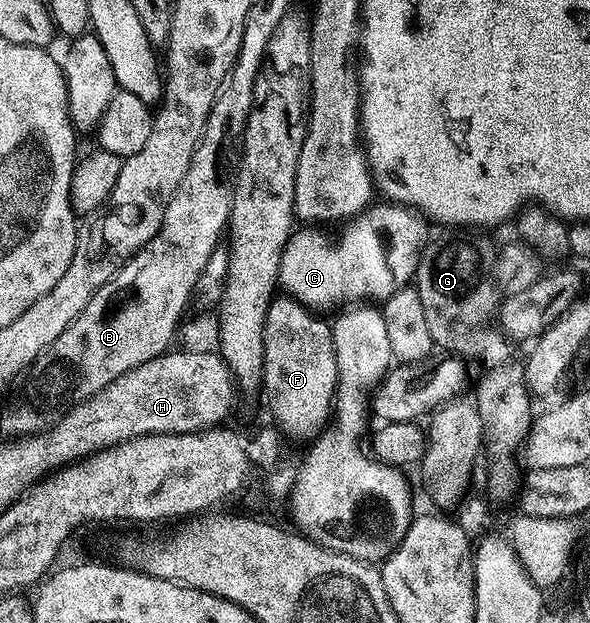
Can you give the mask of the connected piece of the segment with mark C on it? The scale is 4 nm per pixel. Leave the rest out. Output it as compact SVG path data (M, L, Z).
M387 203L384 206L384 209L377 210L375 214L371 214L371 211L364 211L352 216L346 222L348 225L332 241L330 235L322 233L319 227L296 228L287 240L287 246L283 248L281 255L278 284L282 292L284 289L288 293L284 294L292 302L311 310L331 309L334 305L355 307L358 306L355 305L358 301L382 303L388 301L395 294L396 289L406 286L416 276L421 254L425 249L423 227L419 223L420 218L414 212L395 203Z

